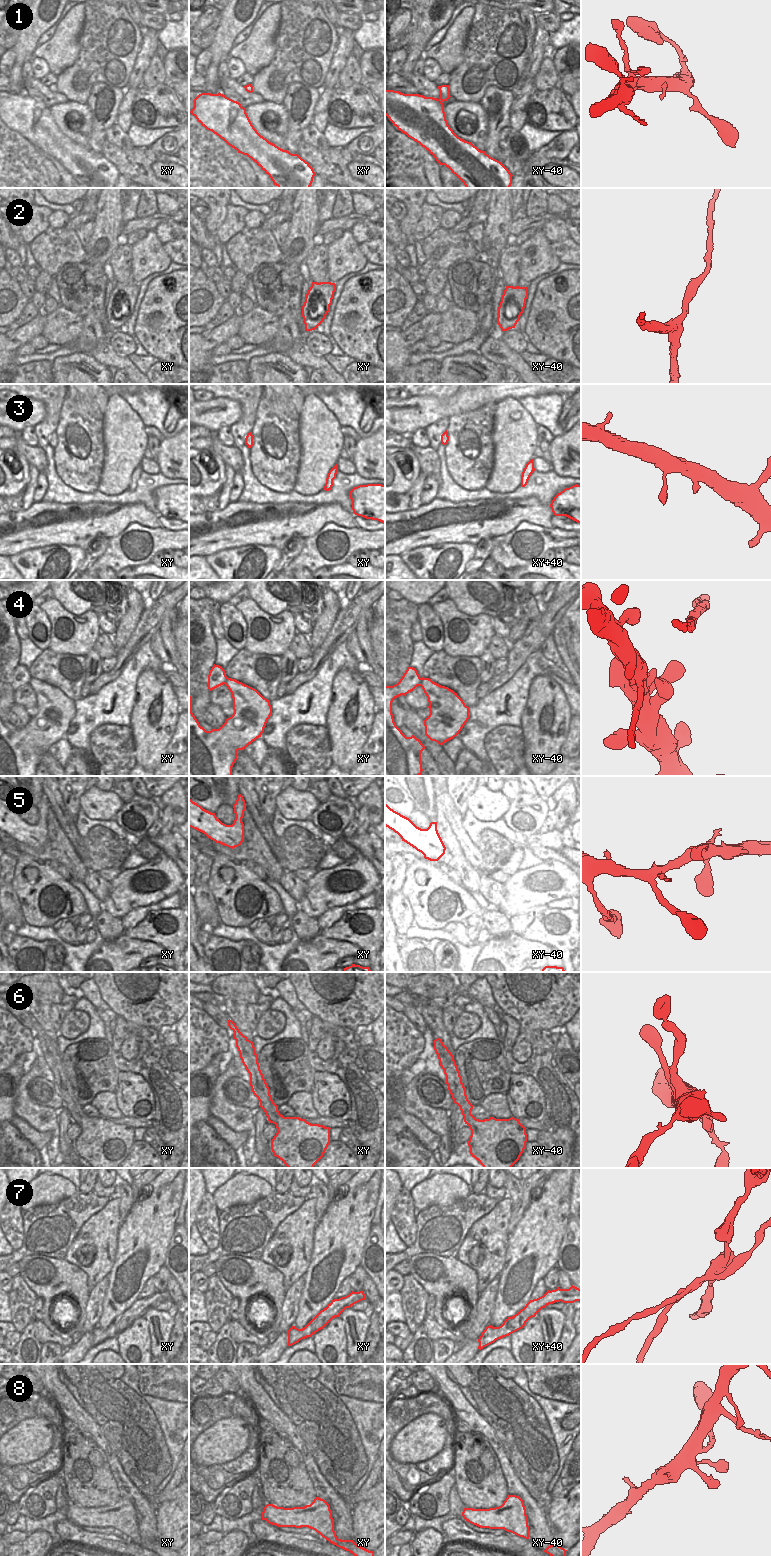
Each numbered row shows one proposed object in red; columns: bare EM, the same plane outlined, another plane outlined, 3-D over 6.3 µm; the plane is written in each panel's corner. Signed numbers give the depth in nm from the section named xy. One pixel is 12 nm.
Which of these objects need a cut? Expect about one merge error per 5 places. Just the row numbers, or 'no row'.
7

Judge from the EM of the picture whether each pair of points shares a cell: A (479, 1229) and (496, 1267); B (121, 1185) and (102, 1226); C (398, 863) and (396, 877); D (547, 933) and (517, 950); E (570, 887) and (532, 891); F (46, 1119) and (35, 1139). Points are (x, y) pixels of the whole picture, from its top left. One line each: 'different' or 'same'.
A: same
B: different
C: same
D: different
E: same
F: different

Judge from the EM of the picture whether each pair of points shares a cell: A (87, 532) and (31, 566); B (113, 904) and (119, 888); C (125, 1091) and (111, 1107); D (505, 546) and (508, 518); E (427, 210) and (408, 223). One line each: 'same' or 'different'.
A: different
B: same
C: different
D: different
E: different

